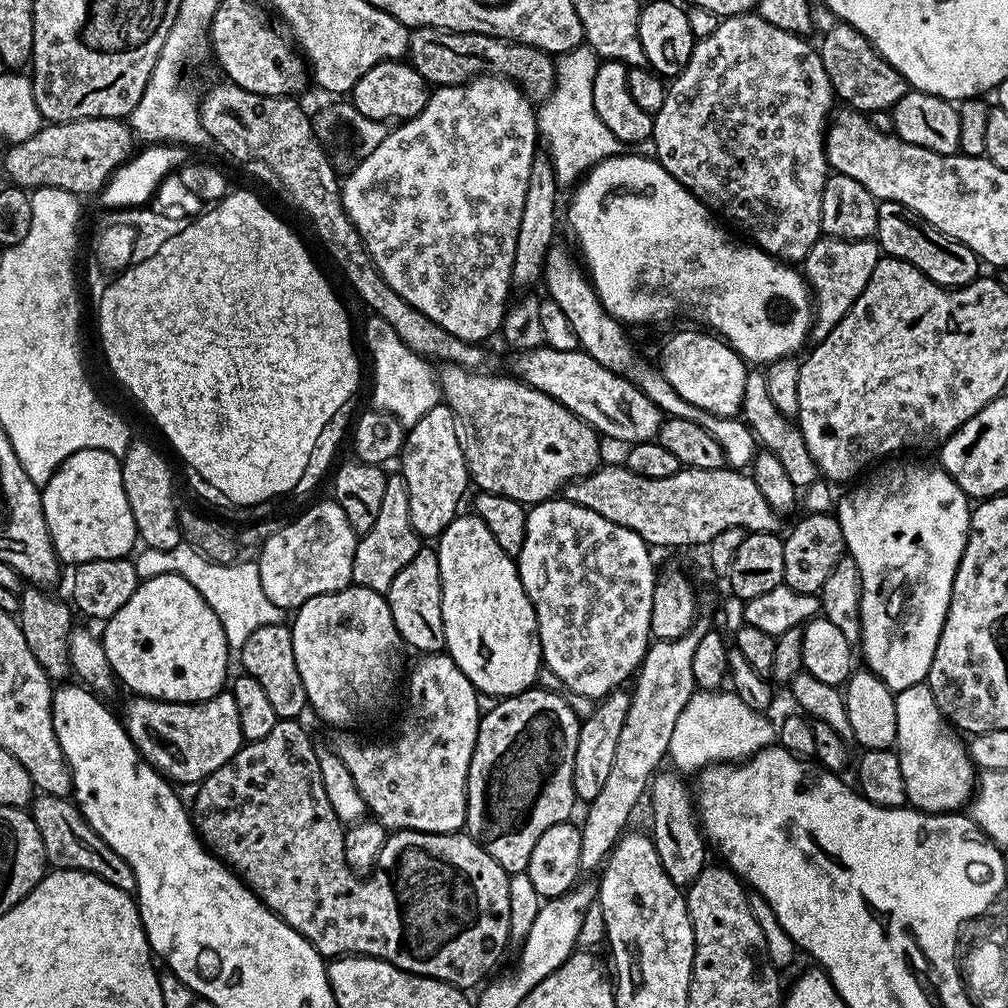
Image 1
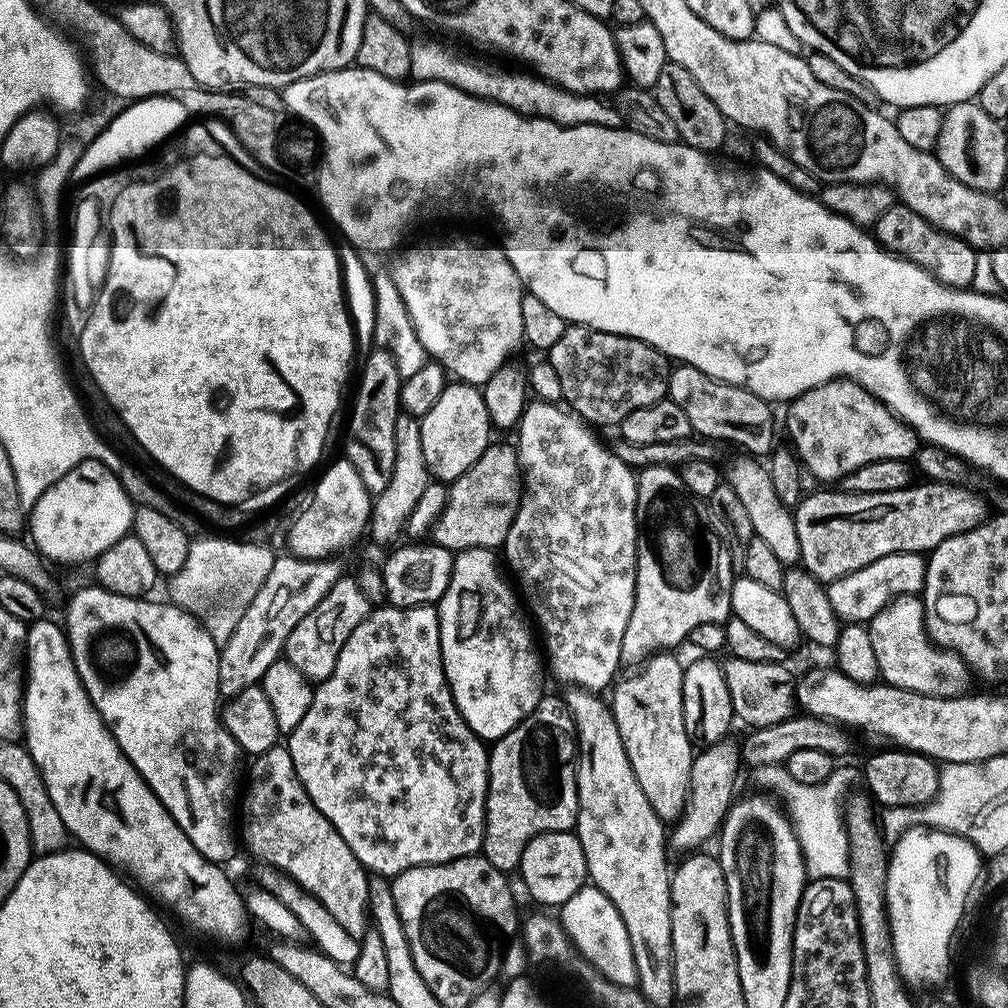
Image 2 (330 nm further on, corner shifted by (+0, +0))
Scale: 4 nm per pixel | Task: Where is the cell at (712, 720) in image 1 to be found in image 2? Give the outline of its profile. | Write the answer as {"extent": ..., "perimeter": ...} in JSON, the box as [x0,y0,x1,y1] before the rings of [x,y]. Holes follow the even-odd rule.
{"extent":[755,764,848,880],"perimeter":[[[766,764],[755,769],[756,784],[760,788],[773,788],[784,799],[783,811],[792,825],[796,840],[800,844],[800,854],[804,857],[805,873],[812,880],[822,878],[845,879],[848,875],[848,848],[842,823],[842,802],[840,790],[844,786],[844,776],[840,770],[833,771],[826,782],[806,786],[790,778],[787,767]]]}

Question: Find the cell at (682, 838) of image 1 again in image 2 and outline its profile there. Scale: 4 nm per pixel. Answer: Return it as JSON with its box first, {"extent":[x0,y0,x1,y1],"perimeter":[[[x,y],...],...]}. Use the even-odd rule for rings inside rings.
{"extent":[610,654,694,822],"perimeter":[[[657,654],[637,671],[637,676],[615,685],[616,693],[610,696],[610,707],[618,734],[622,734],[622,746],[626,750],[626,758],[630,758],[630,766],[634,770],[634,778],[638,778],[638,786],[642,786],[642,794],[646,794],[646,802],[658,814],[661,822],[676,822],[684,814],[684,806],[688,802],[690,786],[690,770],[694,755],[694,741],[686,730],[684,707],[682,706],[682,682],[684,668],[672,654]]]}

